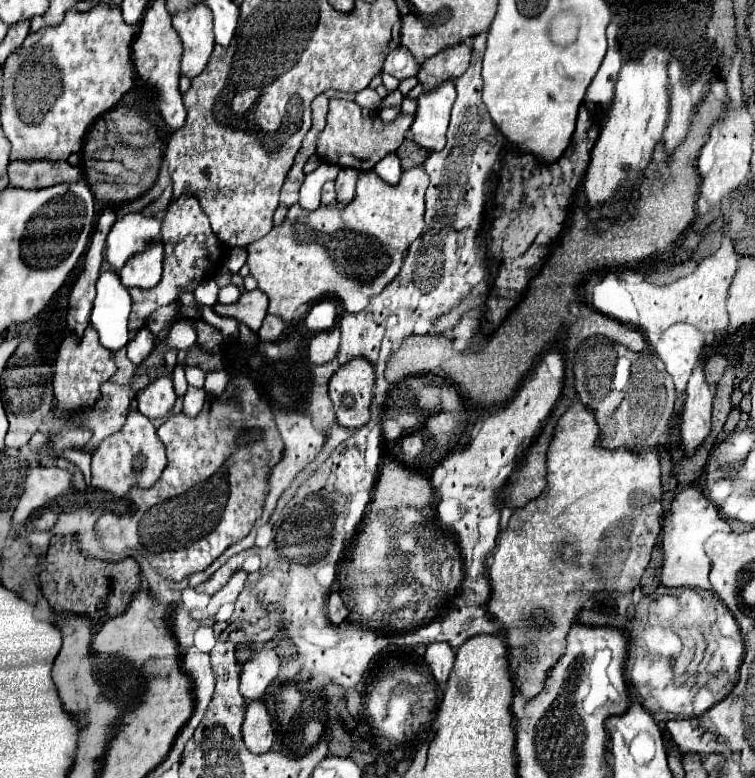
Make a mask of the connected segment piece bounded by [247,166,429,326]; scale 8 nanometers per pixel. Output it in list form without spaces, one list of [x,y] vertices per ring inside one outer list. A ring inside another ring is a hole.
[[[423,166],[405,170],[397,186],[389,186],[375,172],[363,172],[357,182],[357,198],[343,210],[337,210],[335,206],[321,206],[315,212],[307,212],[299,204],[289,206],[289,212],[279,226],[275,226],[259,242],[247,246],[247,264],[251,268],[251,276],[259,282],[259,290],[269,296],[269,314],[295,326],[309,308],[313,308],[313,304],[327,298],[337,302],[345,312],[353,314],[363,310],[369,300],[399,274],[407,248],[415,238],[419,238],[423,230],[427,186],[429,176]]]

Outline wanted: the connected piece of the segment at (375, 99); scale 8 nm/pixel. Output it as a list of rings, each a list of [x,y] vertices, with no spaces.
[[[365,88],[365,90],[361,90],[361,92],[357,94],[355,102],[357,102],[361,108],[365,108],[365,110],[373,110],[373,108],[379,108],[381,98],[379,98],[379,94],[377,94],[373,88]]]

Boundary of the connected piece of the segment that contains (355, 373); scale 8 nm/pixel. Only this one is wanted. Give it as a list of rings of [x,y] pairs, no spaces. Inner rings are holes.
[[[355,358],[337,370],[329,380],[329,396],[337,412],[337,424],[361,428],[369,422],[373,384],[373,364],[367,358]]]

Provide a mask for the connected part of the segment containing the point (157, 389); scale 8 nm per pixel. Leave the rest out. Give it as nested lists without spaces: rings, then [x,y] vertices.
[[[157,378],[145,390],[139,392],[137,406],[139,412],[143,412],[149,420],[153,420],[171,412],[175,400],[177,396],[173,390],[173,382],[169,378]]]

